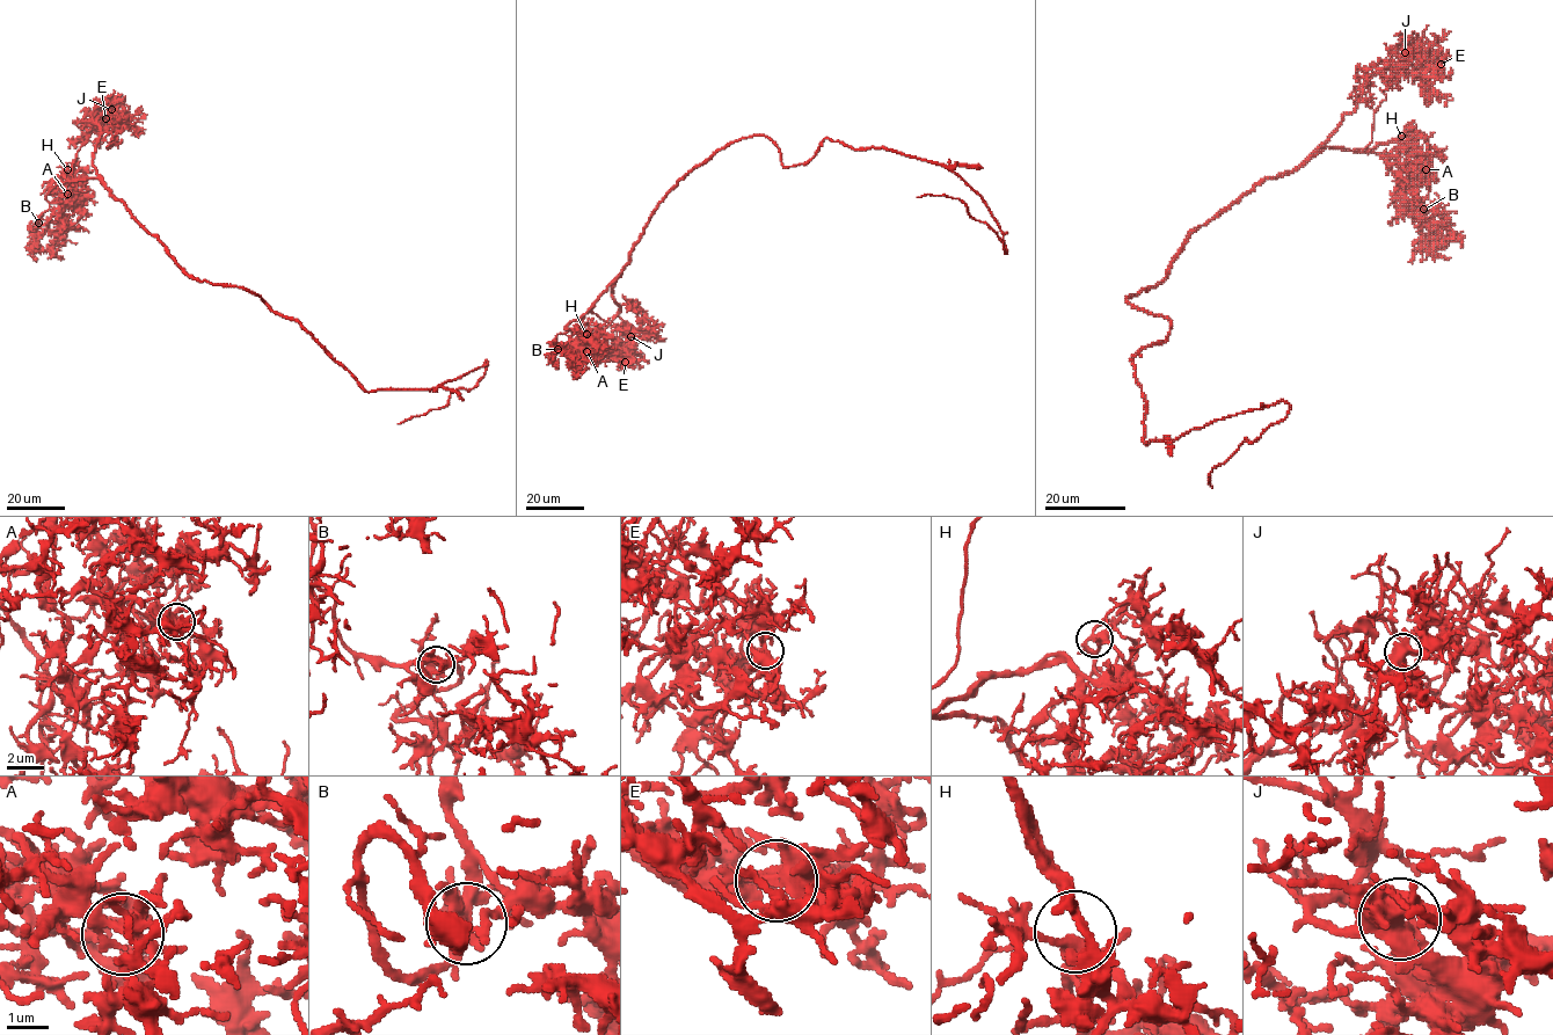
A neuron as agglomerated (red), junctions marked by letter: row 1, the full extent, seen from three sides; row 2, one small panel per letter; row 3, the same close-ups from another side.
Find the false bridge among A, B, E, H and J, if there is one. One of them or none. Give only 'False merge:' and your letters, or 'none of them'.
False merge: none of them

